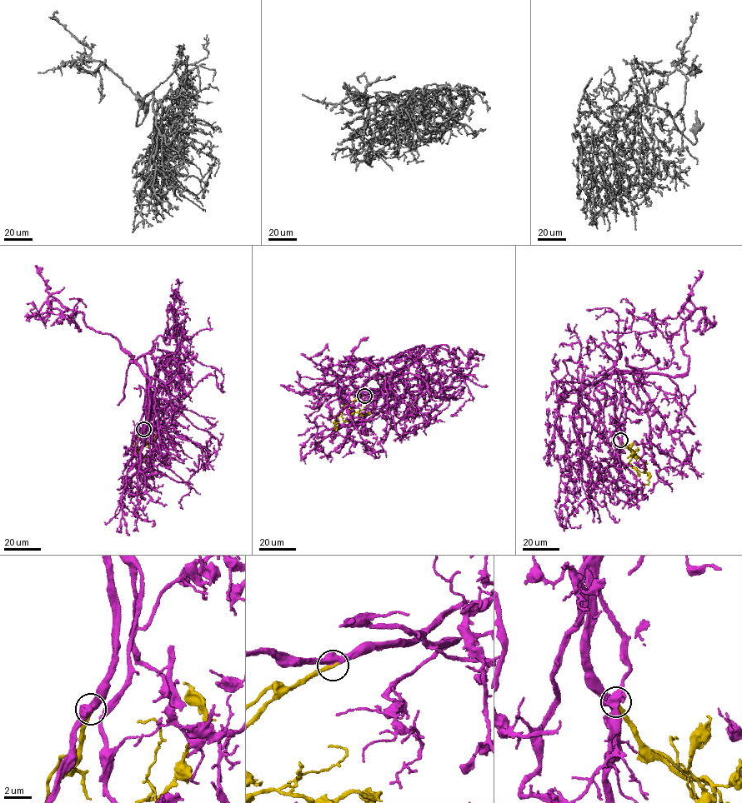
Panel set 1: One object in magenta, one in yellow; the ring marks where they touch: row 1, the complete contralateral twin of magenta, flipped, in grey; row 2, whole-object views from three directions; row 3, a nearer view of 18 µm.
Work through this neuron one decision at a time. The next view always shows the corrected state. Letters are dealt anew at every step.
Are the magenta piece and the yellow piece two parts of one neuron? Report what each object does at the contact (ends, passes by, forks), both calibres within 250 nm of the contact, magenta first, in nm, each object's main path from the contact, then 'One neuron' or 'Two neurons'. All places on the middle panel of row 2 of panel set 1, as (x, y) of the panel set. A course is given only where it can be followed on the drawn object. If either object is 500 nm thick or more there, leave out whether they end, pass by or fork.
Thickness 550 nm (magenta) against 320 nm. Course of magenta: (363, 396), (393, 385), (403, 371), (354, 426), (342, 389), (325, 383), (322, 366), (308, 359), (327, 343). Course of yellow: (363, 396), (343, 403), (335, 421), (336, 430), (335, 425). One neuron

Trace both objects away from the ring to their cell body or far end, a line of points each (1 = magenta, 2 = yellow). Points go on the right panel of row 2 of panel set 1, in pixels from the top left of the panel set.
1: (621, 440), (616, 391), (602, 381), (626, 371), (689, 370), (682, 347), (692, 303), (675, 318), (654, 312)
2: (621, 440), (631, 451), (629, 463), (641, 472), (649, 474), (648, 484), (644, 485)

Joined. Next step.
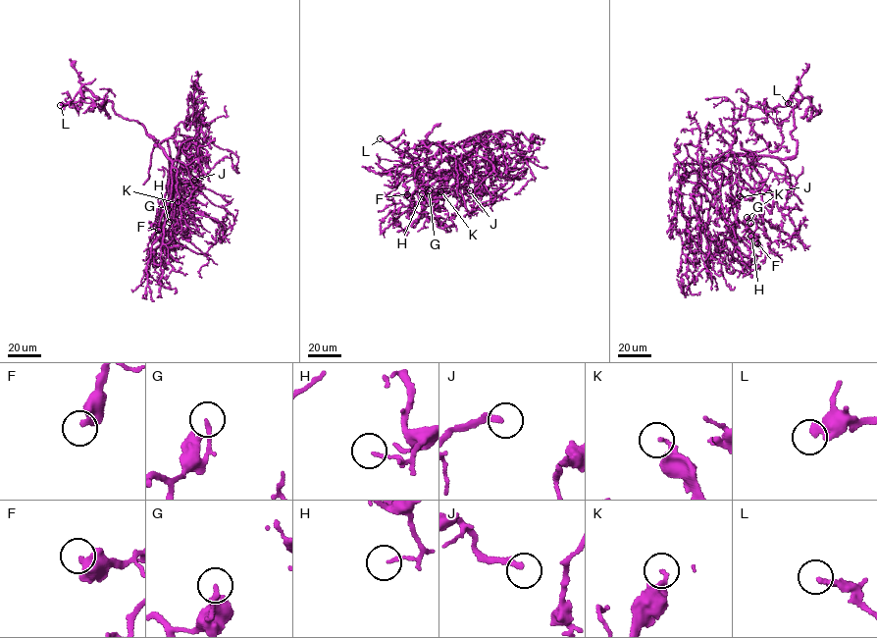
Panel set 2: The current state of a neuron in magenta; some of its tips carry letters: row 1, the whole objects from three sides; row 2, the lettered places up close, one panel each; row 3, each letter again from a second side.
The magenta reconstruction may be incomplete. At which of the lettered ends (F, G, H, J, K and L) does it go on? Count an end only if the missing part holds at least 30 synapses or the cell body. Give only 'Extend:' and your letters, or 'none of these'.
Extend: J, L

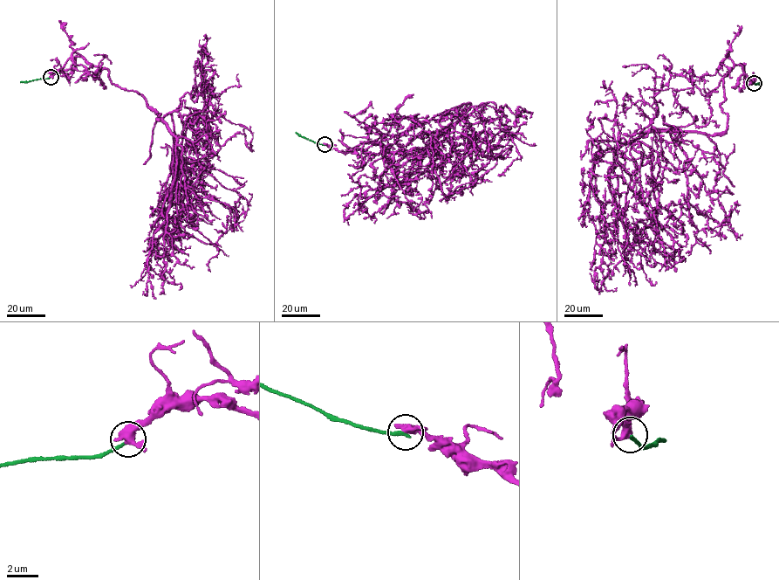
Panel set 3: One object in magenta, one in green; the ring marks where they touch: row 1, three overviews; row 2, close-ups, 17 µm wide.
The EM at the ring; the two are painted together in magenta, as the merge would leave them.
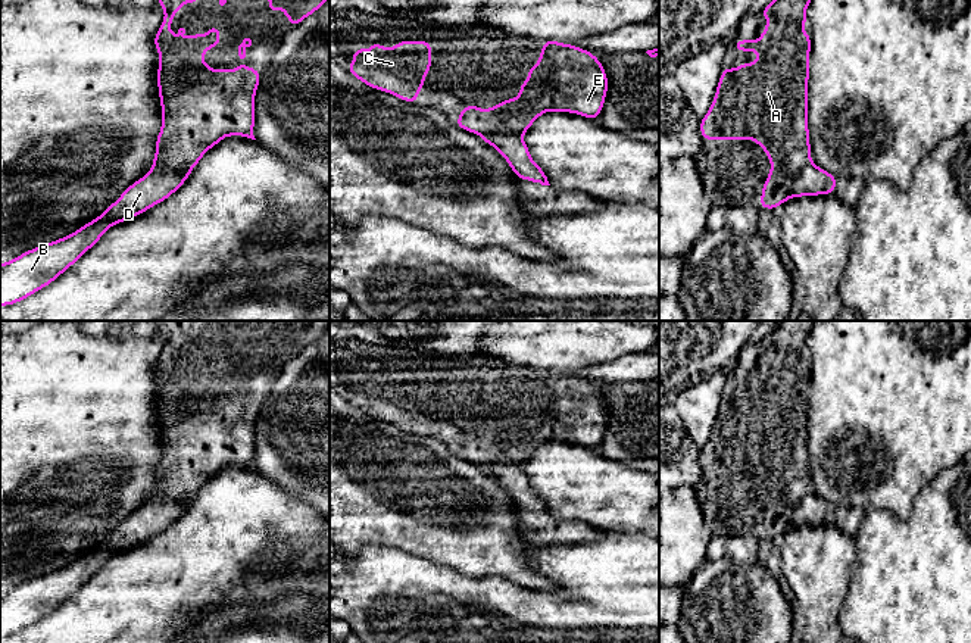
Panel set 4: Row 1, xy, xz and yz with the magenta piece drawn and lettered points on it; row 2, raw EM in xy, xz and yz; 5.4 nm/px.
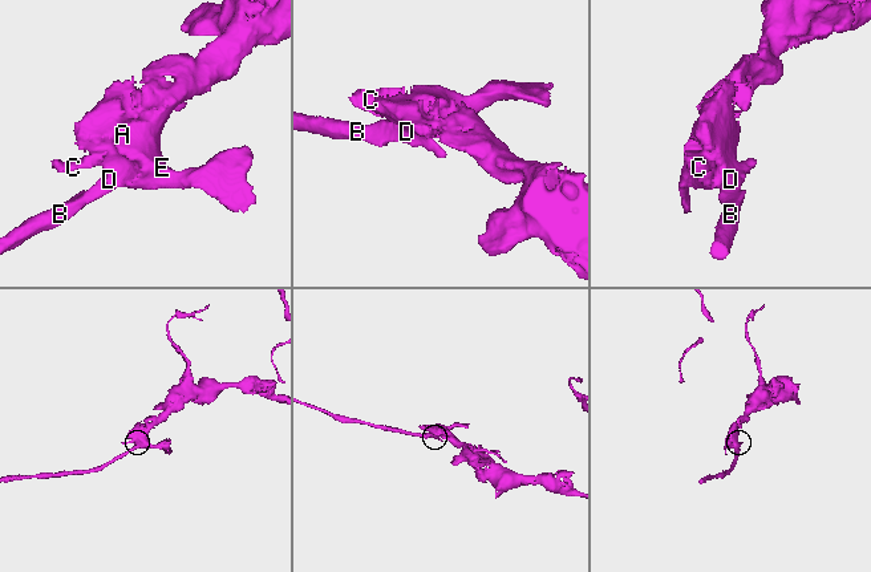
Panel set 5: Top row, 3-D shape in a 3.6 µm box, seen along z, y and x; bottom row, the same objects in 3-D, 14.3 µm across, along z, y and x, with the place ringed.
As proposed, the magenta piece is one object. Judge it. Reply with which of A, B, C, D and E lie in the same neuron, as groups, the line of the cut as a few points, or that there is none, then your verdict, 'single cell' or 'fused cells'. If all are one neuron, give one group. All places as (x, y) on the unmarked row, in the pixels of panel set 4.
A C E / B D; cut in xz along (481, 464), (521, 467); fused cells

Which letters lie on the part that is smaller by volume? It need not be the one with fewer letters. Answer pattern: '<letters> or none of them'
B, D

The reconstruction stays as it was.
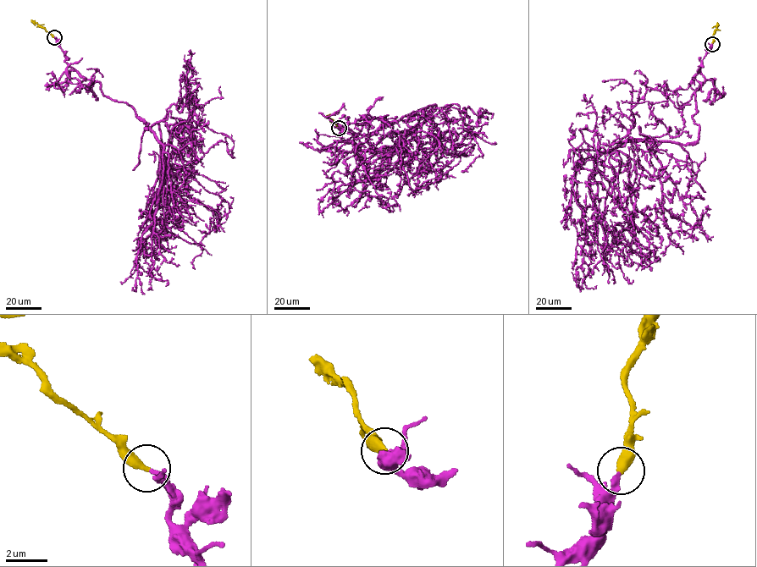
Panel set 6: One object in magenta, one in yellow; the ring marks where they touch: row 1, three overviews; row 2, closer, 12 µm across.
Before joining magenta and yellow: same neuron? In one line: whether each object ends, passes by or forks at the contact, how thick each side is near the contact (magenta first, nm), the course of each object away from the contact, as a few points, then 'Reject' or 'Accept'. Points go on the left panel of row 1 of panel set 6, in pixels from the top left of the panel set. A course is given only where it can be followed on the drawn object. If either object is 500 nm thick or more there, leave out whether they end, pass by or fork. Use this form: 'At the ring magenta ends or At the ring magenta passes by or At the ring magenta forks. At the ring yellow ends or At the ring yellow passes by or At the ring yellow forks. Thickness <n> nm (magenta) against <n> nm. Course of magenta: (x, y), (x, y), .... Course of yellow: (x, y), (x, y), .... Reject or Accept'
At the ring magenta ends. At the ring yellow ends. Thickness 240 nm (magenta) against 440 nm. Course of magenta: (54, 37), (65, 62), (101, 85), (102, 95), (130, 106), (162, 143), (163, 184), (132, 287). Course of yellow: (54, 37), (35, 24). Accept

